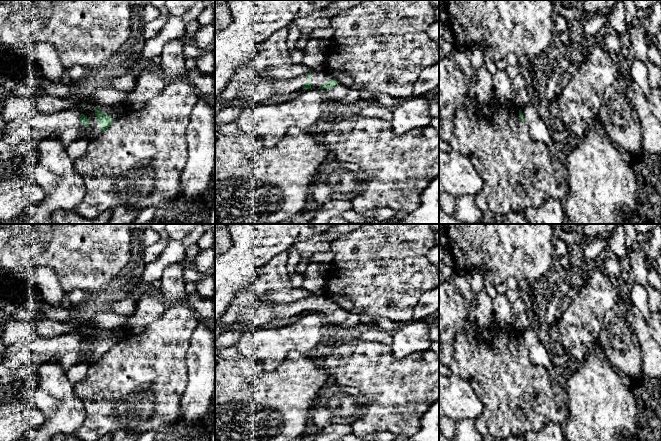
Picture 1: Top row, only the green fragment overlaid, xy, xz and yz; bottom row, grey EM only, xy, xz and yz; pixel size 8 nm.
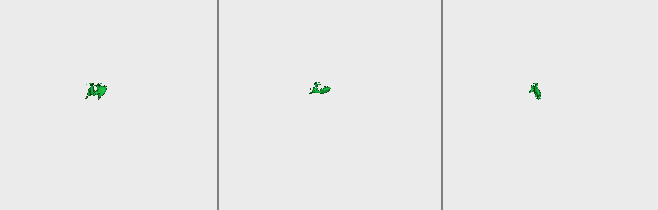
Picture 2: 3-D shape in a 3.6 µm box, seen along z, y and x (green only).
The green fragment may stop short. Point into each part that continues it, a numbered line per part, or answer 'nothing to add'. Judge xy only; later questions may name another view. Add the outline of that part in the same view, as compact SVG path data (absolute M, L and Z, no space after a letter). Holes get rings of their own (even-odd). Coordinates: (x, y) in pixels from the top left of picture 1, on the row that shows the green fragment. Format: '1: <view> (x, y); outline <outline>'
1: xy (115, 112); outline M119 104L119 105L115 105L115 106L99 106L98 105L97 109L102 113L106 113L106 114L110 115L112 117L113 121L115 121L122 114L127 112L127 106L125 106L123 104Z
2: xy (21, 136); outline M76 106L53 114L37 112L7 122L0 134L0 164L15 156L34 156L39 142L46 138L58 138L66 147L77 139L97 138L101 132L95 116L96 106ZM81 114L87 117L87 127L78 119Z

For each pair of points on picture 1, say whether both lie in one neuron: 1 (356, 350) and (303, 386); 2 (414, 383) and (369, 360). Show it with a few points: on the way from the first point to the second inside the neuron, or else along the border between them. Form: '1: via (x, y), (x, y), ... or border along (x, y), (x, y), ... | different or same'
1: border along (321, 369), (330, 376) | different
2: via (403, 383), (392, 383), (380, 371) | same

